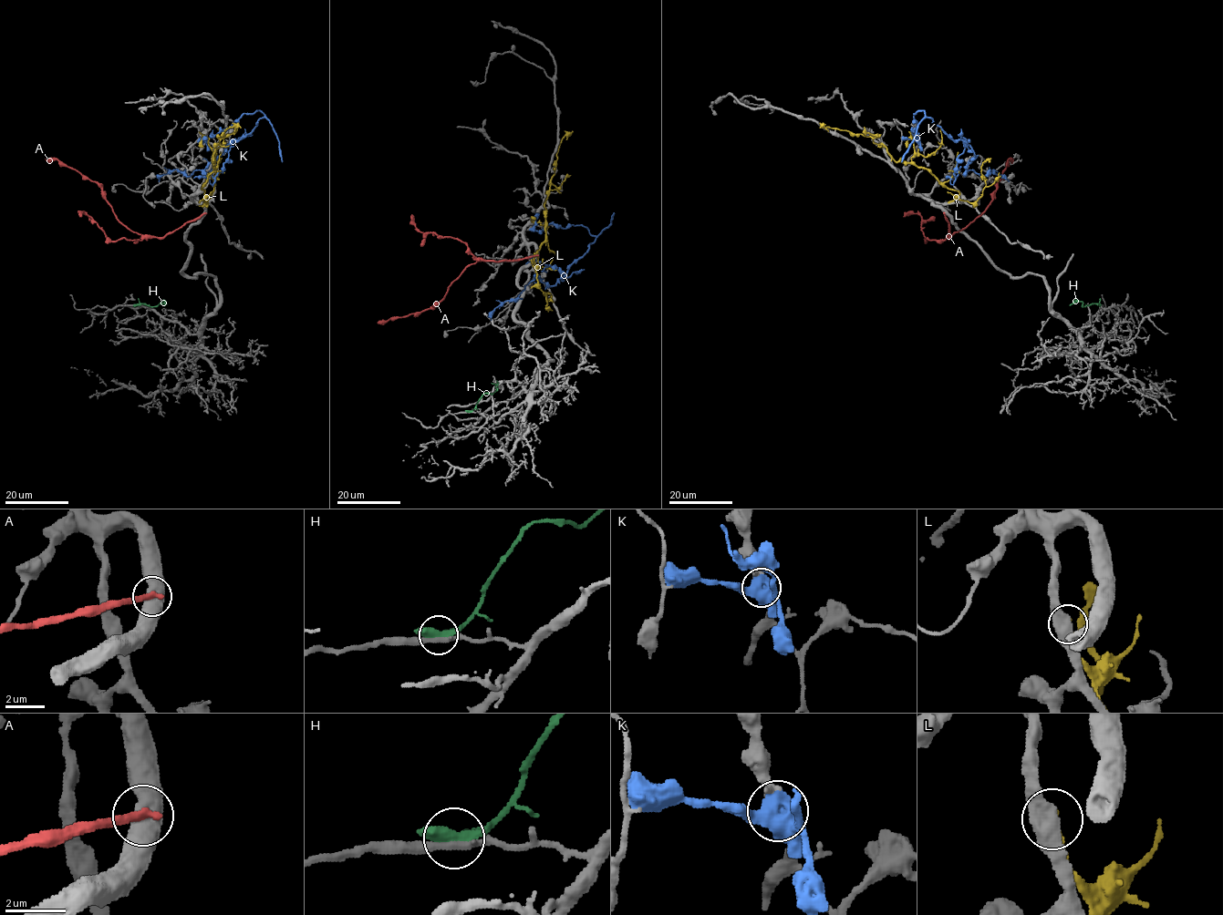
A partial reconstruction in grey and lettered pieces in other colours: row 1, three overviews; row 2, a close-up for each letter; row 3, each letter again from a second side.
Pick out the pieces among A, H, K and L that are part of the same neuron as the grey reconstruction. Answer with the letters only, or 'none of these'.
none of these

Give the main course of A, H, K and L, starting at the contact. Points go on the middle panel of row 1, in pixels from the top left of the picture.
A: (537, 255), (517, 260), (477, 261), (469, 264), (434, 307), (377, 323)
H: (469, 411), (483, 394), (492, 394), (496, 389), (497, 385), (491, 383)
K: (532, 228), (541, 231), (550, 223), (585, 226), (596, 237), (554, 285), (535, 279), (495, 309), (490, 320)
L: (532, 260), (536, 271), (533, 257), (545, 238), (544, 203), (554, 173), (556, 152), (561, 140), (573, 131)

